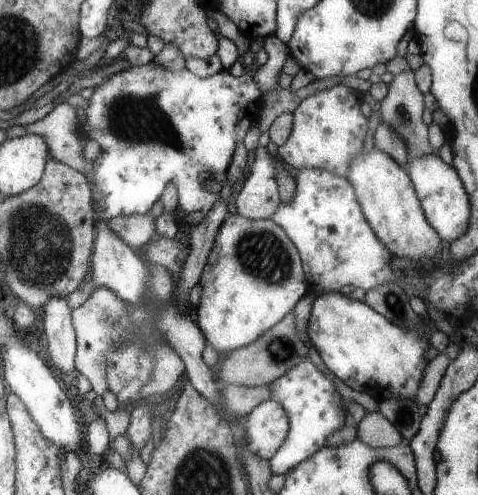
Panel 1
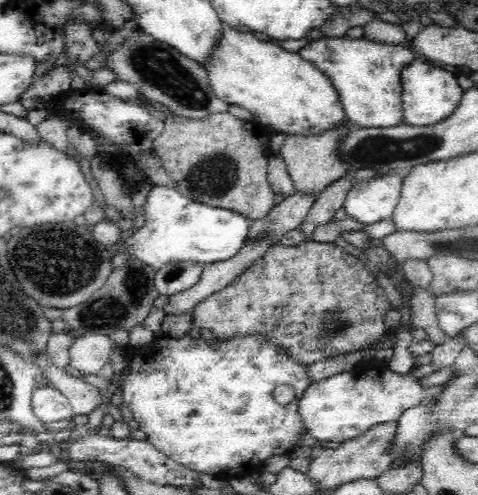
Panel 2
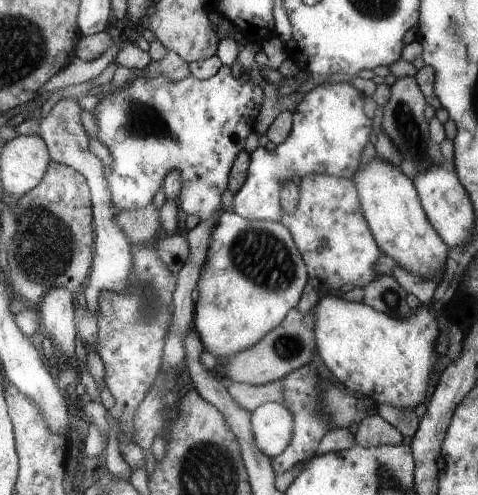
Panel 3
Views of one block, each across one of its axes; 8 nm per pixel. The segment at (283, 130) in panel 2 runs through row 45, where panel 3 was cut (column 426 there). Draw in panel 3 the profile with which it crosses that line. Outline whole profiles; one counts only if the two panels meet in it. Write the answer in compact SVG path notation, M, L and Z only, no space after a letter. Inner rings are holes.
M377 154L367 164L359 166L351 180L359 188L359 202L363 204L363 214L381 250L393 260L397 260L399 266L411 270L413 274L419 274L421 278L439 276L449 246L431 226L413 180L403 174L401 168L391 166L387 158L379 158Z

